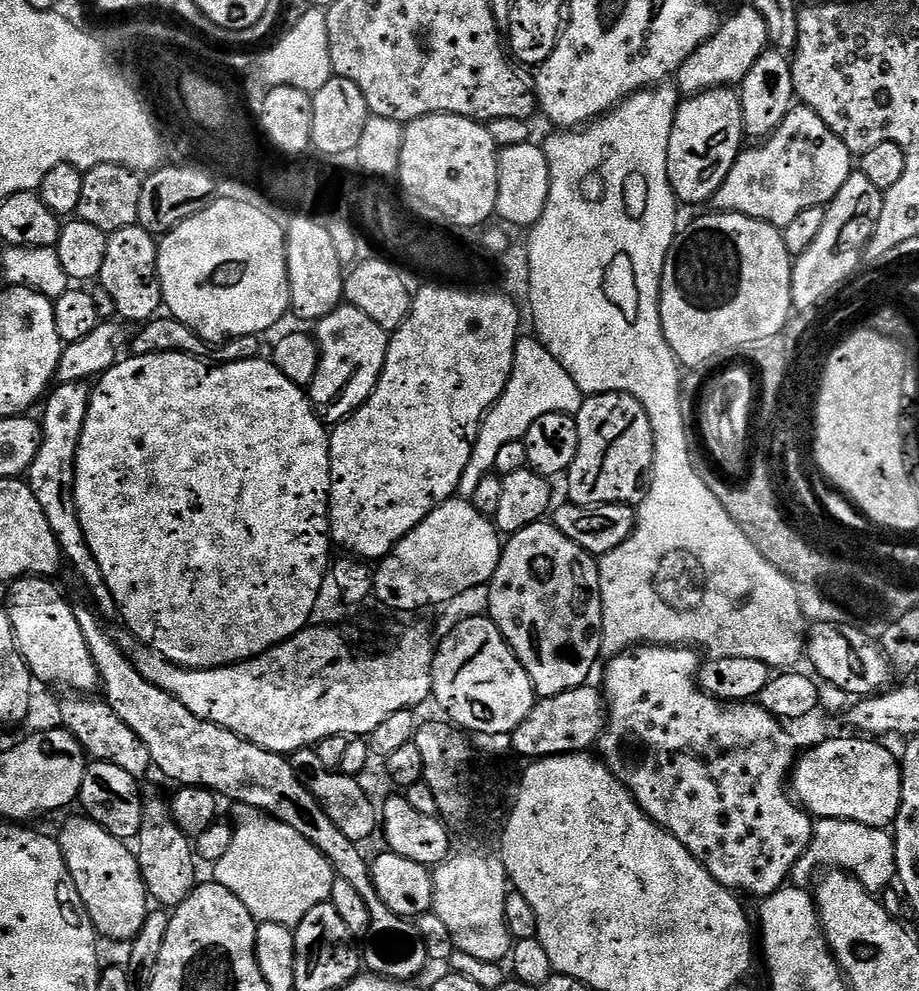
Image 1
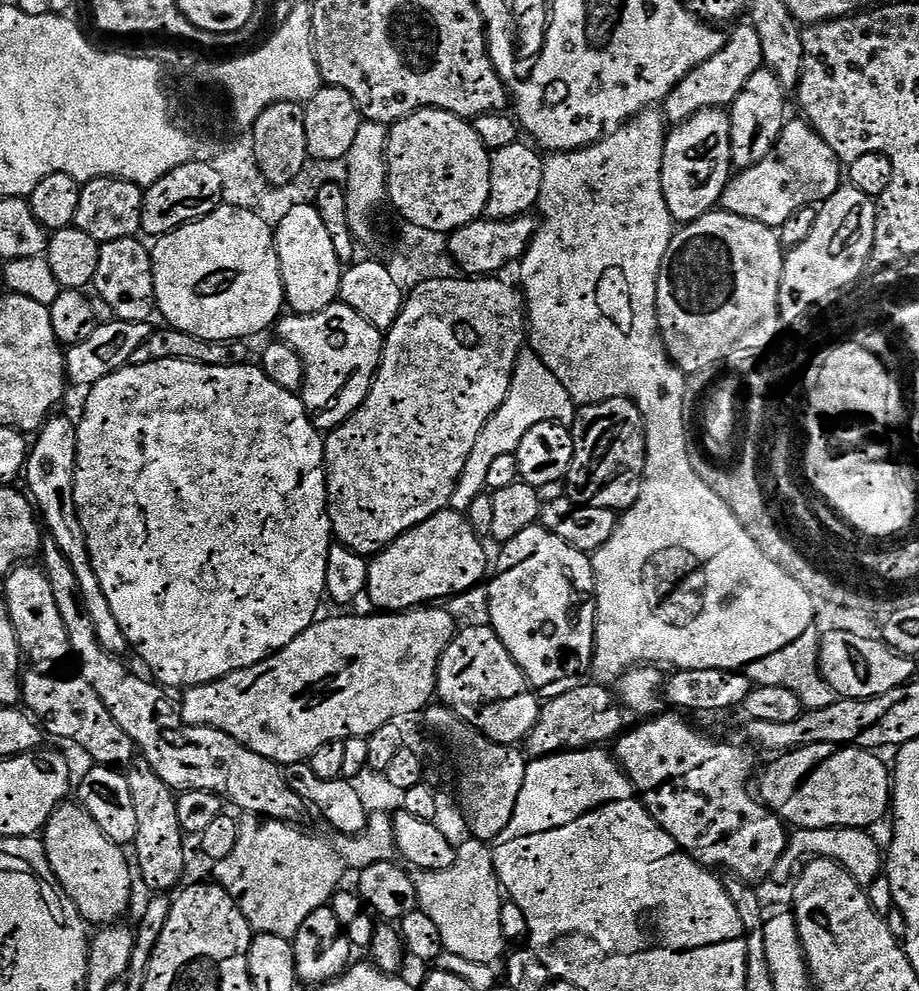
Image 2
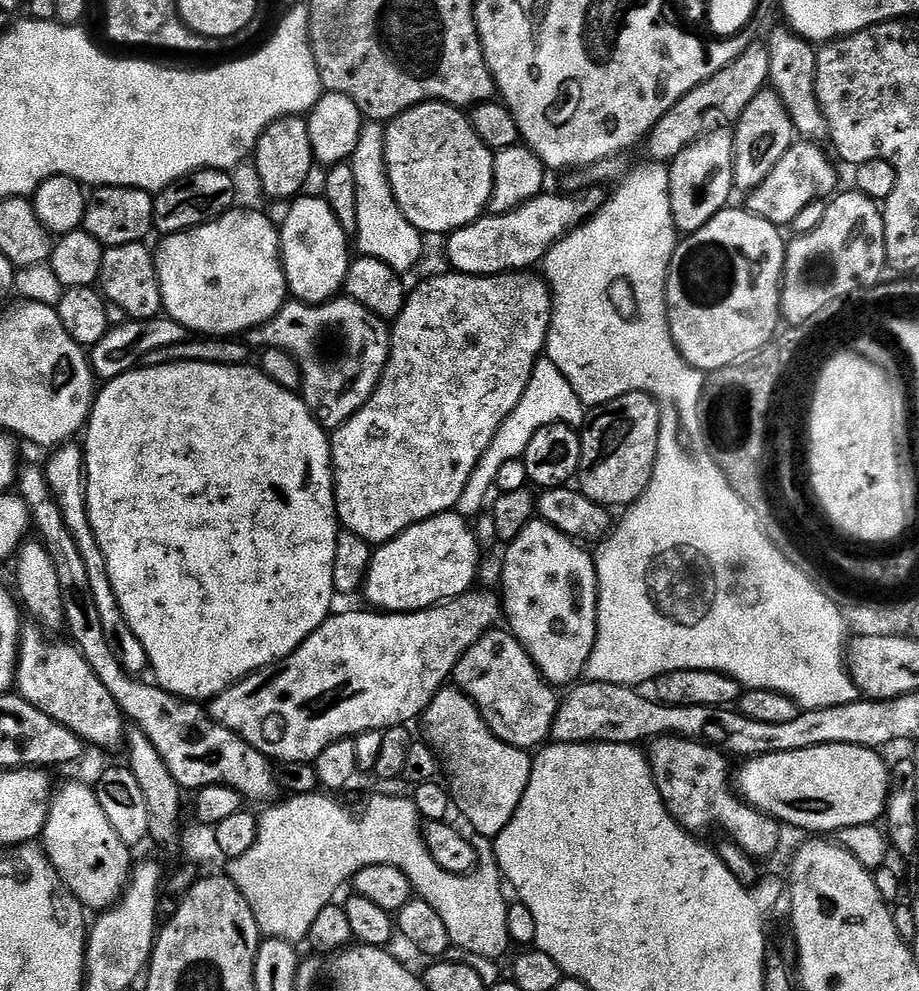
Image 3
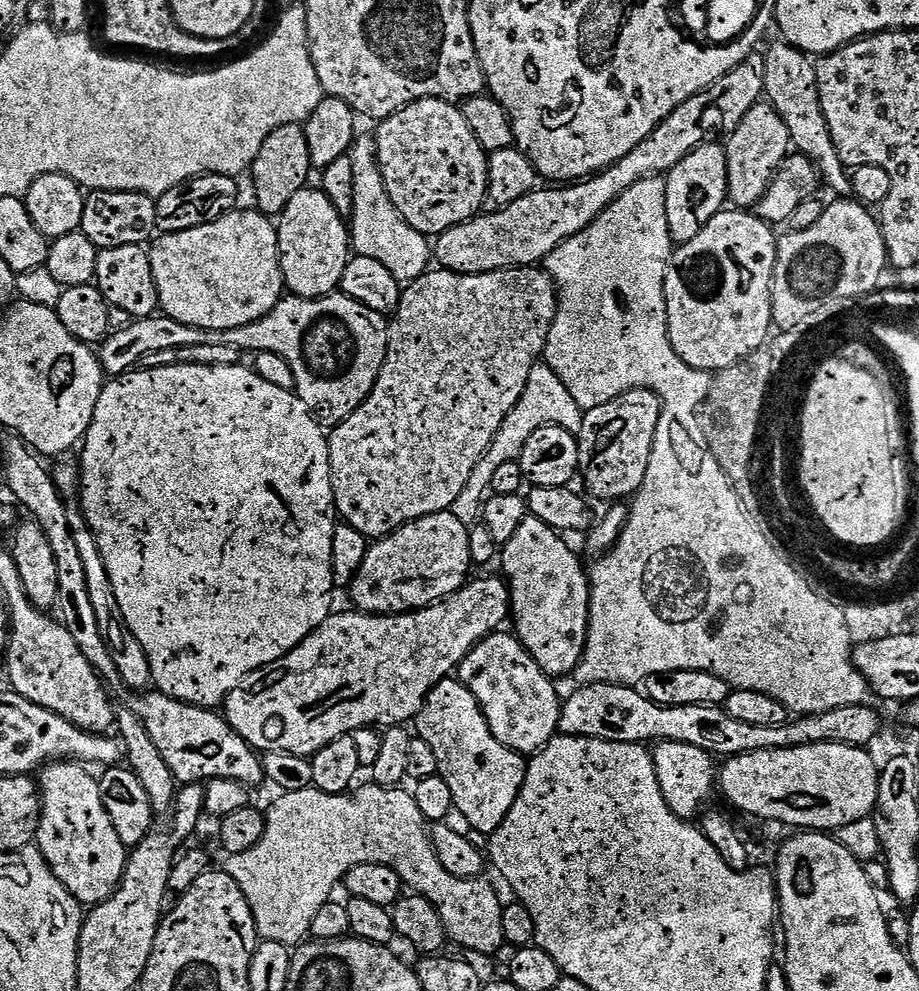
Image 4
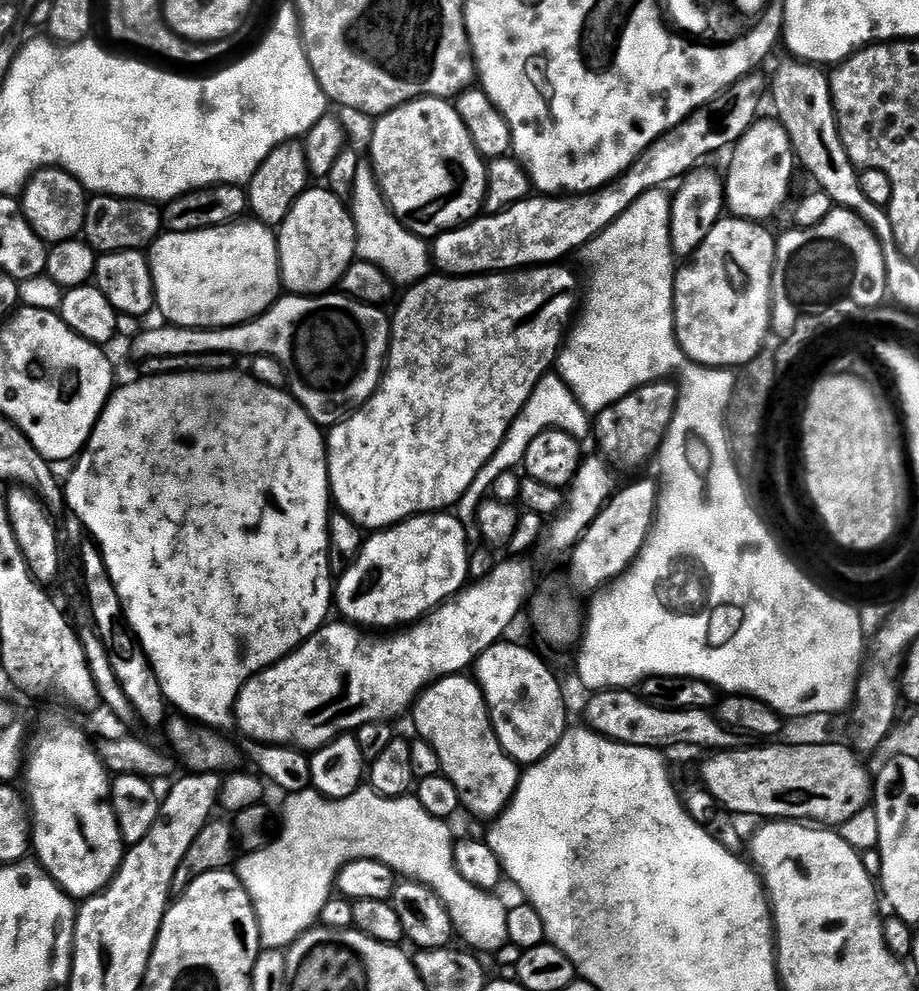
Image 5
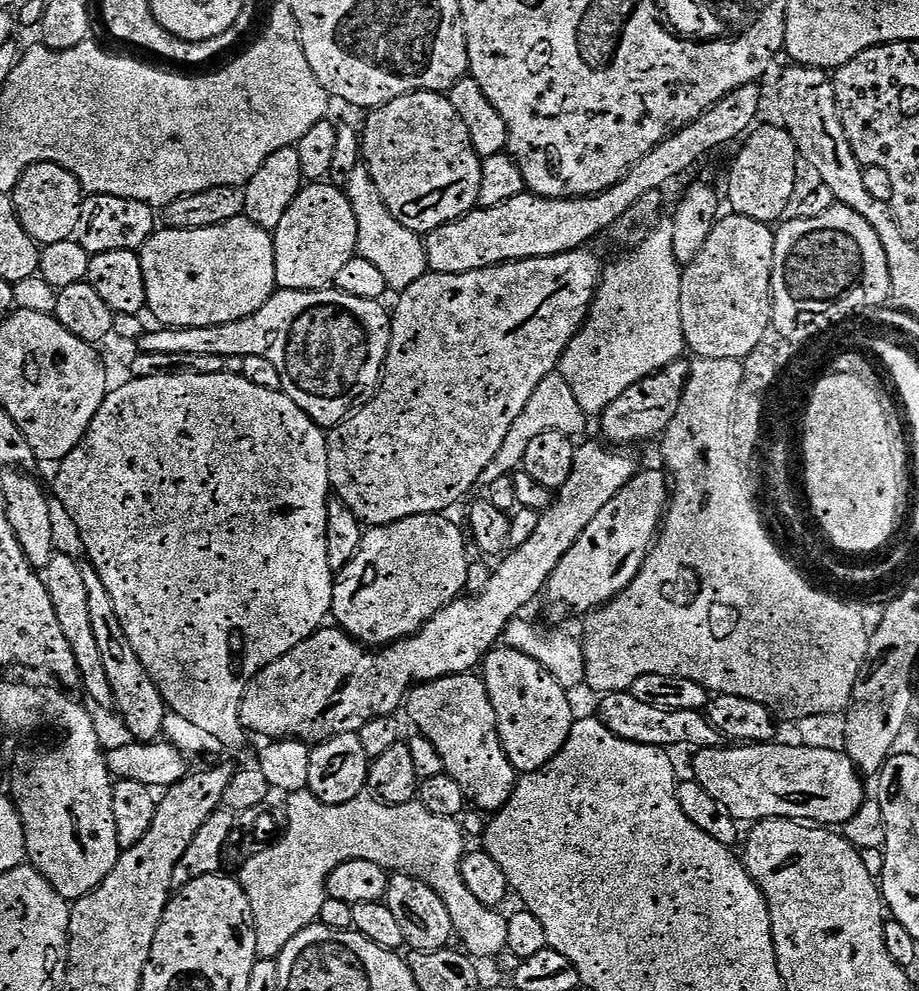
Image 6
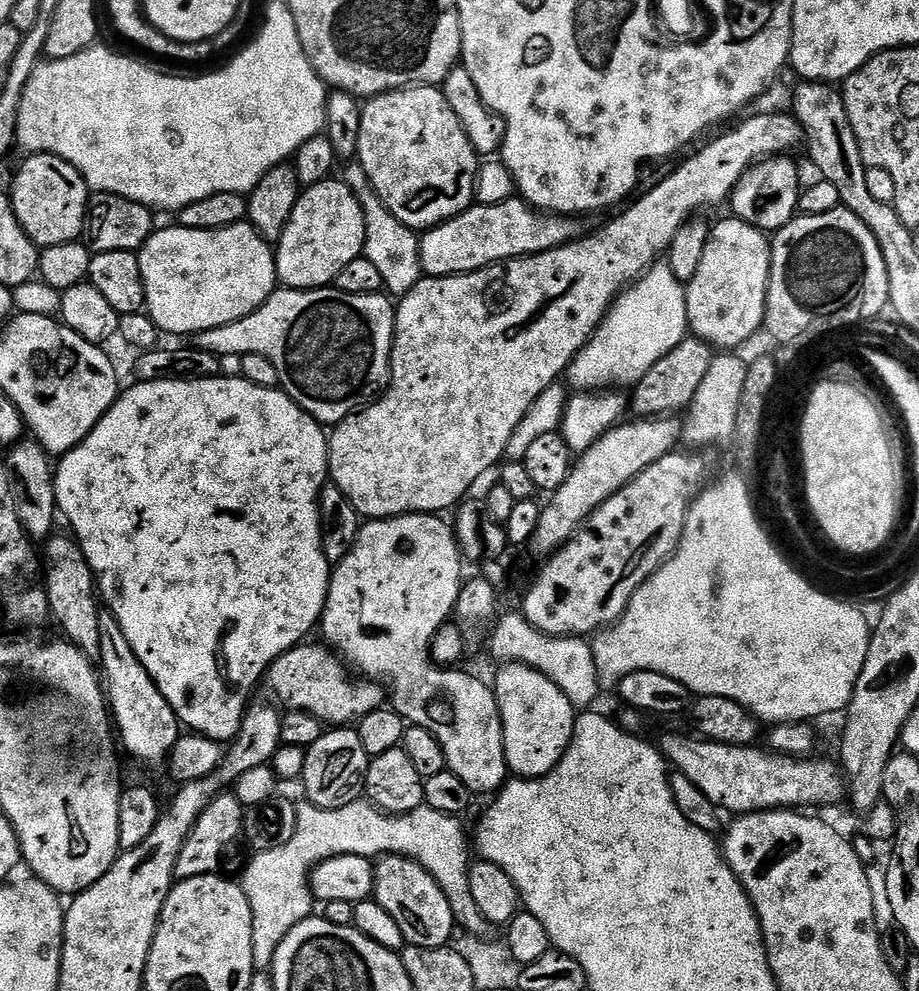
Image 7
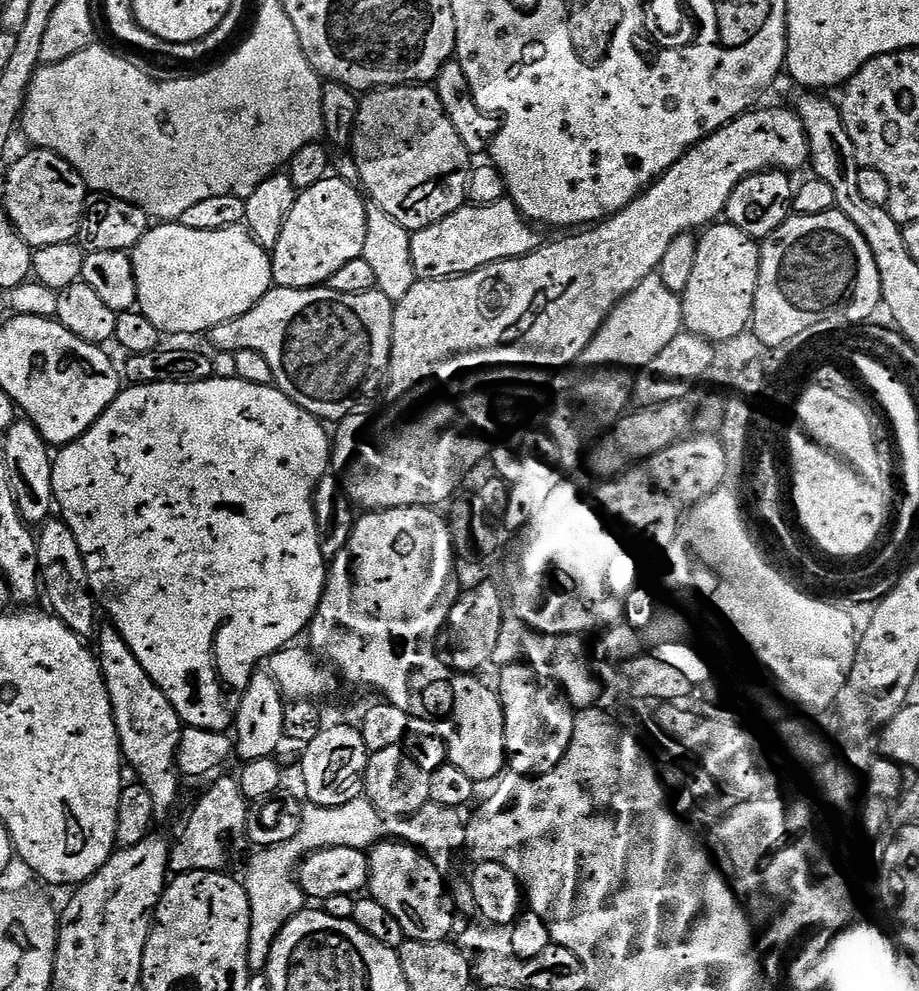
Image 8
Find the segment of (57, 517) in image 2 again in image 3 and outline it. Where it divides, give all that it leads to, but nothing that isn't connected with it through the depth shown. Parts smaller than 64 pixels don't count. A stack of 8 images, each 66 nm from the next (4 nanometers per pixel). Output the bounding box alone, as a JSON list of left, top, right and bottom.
[42,442,149,674]

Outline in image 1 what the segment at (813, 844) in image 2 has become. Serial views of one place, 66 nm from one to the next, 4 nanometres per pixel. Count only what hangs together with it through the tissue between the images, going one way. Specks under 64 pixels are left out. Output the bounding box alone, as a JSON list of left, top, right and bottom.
[794,819,897,894]

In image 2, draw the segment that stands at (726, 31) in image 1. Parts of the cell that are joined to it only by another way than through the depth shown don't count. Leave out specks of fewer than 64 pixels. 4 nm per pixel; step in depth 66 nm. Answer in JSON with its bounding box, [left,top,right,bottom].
[662,22,764,122]

